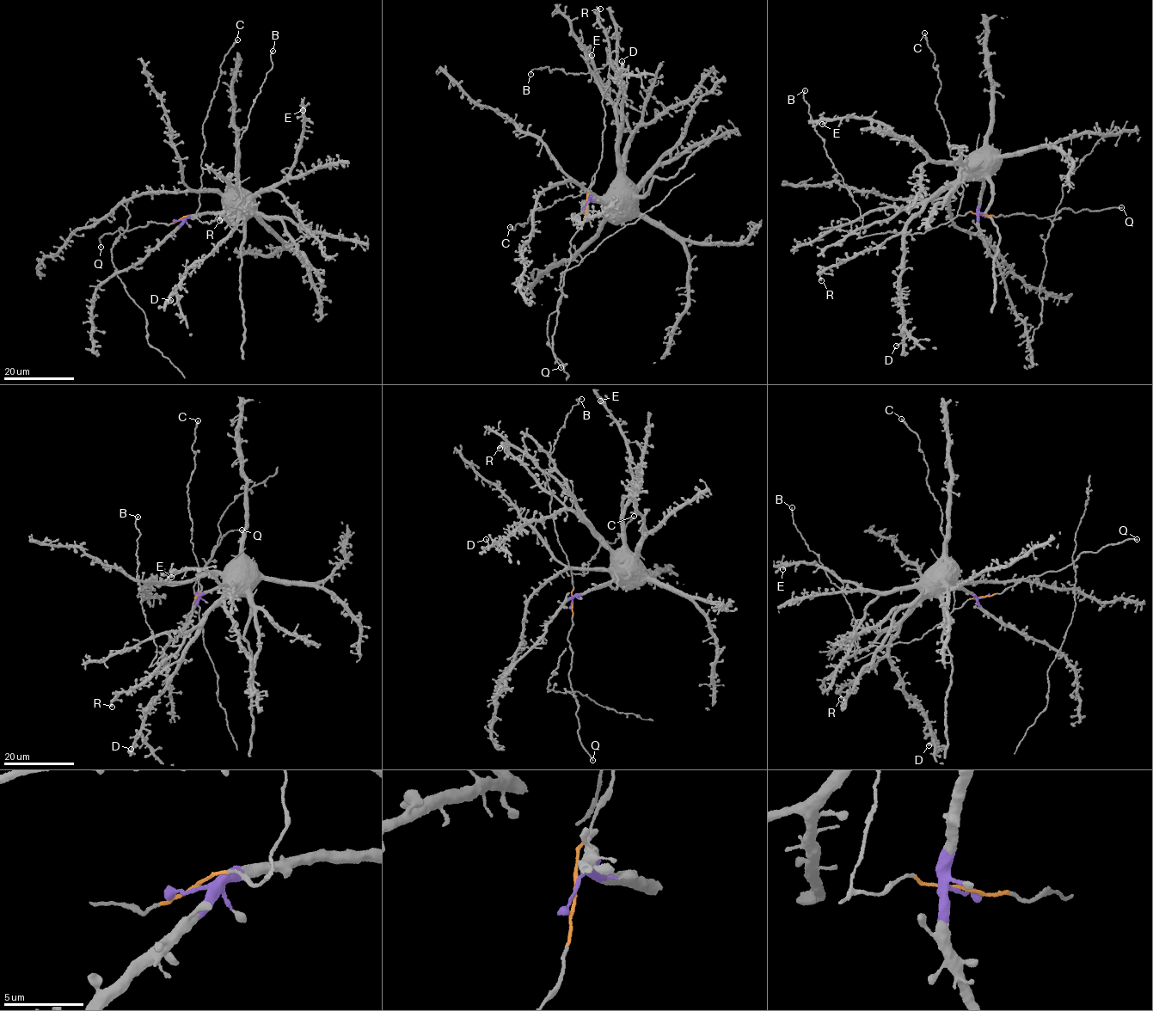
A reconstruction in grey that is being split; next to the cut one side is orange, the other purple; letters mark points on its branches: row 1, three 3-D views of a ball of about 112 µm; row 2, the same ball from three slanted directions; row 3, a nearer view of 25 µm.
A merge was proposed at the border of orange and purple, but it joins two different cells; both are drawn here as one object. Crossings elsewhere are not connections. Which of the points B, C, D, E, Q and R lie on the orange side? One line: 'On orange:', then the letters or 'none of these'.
On orange: B, C, Q

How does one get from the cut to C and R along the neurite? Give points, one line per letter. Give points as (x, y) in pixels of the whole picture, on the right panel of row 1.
C: (981, 214), (957, 212), (963, 186), (935, 101), (941, 85), (924, 33)
R: (981, 214), (982, 180), (965, 178), (926, 204), (905, 228), (873, 248), (833, 265), (820, 274), (821, 280)

